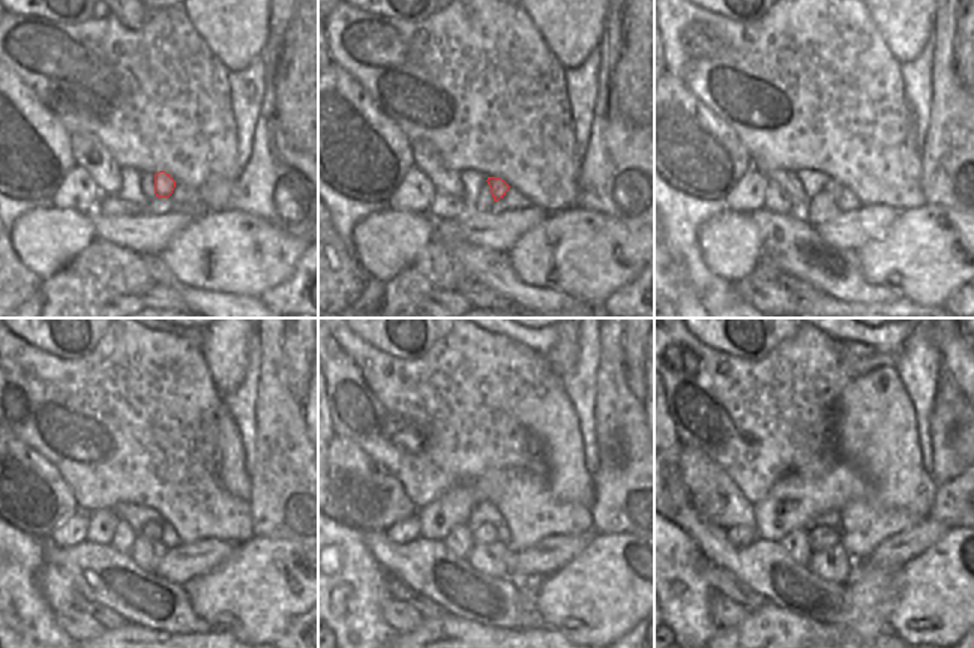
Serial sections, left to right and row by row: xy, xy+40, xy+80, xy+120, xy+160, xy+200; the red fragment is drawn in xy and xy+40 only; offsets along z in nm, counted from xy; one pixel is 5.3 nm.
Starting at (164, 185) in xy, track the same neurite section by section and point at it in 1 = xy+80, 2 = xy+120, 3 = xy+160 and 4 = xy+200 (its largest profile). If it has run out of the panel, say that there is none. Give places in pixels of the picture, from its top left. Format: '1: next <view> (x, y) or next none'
1: next xy+80 (832, 188)
2: next xy+120 (152, 531)
3: next xy+160 (486, 533)
4: next xy+200 (821, 537)

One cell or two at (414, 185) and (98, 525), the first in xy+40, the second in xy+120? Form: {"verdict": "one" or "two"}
{"verdict": "two"}

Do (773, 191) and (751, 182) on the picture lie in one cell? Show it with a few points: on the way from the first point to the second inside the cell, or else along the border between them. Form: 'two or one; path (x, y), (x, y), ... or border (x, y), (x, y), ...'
two; border (769, 180), (763, 206)

